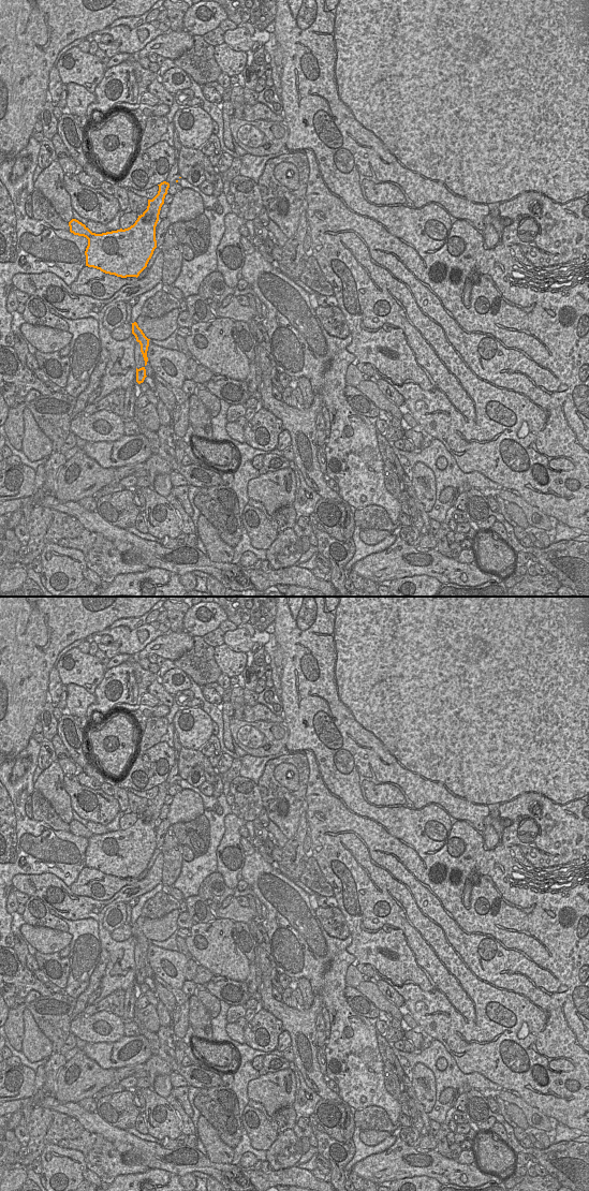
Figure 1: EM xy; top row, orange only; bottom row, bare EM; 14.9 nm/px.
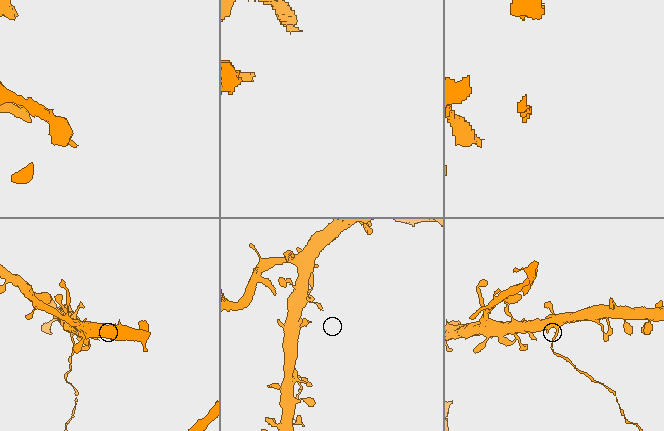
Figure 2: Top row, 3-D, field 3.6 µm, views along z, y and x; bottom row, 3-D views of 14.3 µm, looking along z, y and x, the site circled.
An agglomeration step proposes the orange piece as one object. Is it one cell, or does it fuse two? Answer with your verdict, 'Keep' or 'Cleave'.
Cleave.

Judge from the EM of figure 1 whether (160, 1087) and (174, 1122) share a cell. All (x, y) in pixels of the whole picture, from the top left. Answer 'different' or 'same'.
different

